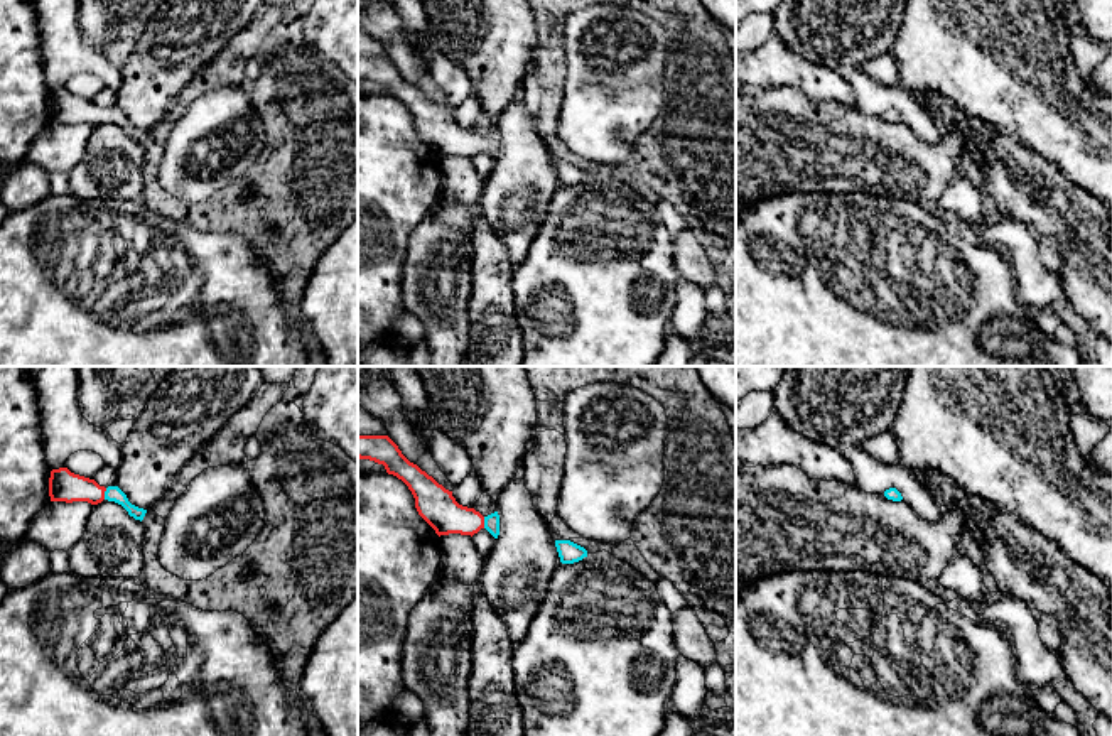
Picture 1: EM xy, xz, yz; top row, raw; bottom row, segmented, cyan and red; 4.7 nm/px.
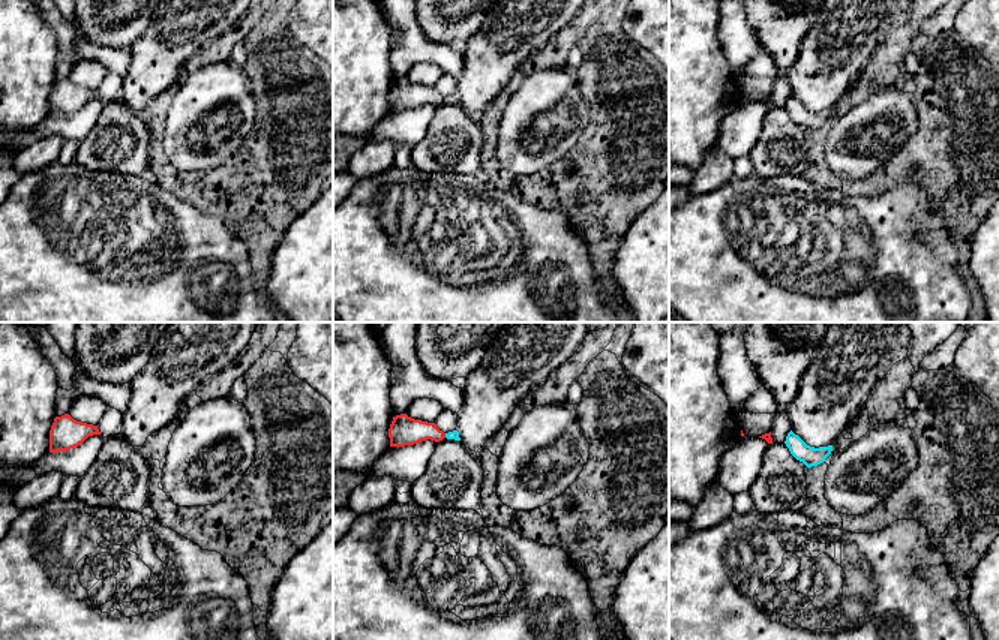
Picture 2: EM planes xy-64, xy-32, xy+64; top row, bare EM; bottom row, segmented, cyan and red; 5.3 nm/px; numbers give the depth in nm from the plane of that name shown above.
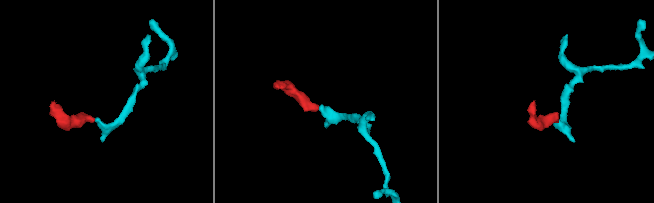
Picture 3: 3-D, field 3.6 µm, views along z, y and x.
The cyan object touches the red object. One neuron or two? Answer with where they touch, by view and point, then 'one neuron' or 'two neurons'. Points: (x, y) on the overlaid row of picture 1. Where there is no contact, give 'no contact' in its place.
meets cyan in xy at (105, 493); one neuron

